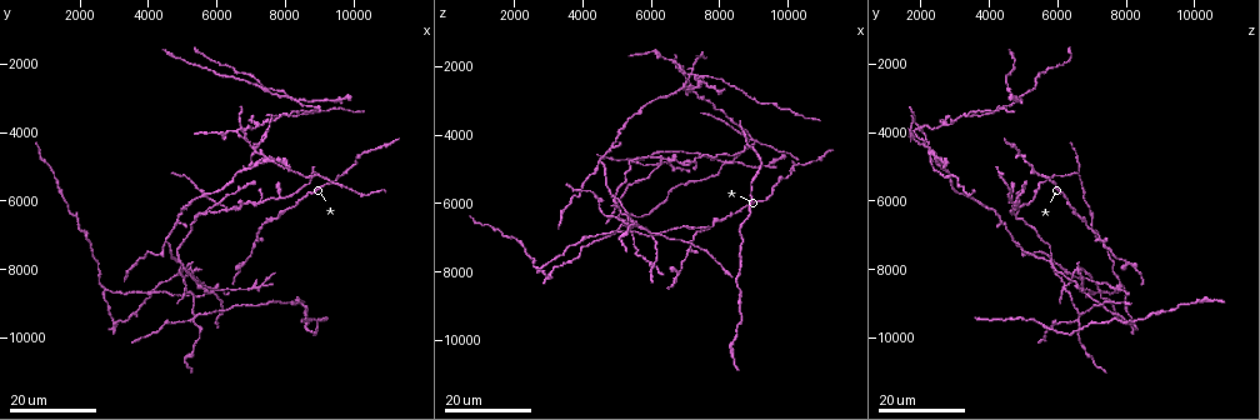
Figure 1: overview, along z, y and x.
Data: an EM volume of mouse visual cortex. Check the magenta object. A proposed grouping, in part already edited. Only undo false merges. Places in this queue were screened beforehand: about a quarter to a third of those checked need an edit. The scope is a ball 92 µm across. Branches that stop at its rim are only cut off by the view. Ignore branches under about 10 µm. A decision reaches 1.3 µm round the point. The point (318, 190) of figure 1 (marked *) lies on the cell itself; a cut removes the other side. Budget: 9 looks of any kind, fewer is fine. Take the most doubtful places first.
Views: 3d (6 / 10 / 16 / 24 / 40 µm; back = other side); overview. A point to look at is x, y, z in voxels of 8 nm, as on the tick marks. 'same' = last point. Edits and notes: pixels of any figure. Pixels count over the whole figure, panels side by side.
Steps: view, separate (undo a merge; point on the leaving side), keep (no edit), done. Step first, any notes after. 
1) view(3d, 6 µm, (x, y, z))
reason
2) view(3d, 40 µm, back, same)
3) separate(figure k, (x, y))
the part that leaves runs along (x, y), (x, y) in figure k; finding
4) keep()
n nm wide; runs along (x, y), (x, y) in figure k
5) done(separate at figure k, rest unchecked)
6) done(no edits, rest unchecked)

view(3d, 24 µm, (6200, 6300, 4700))

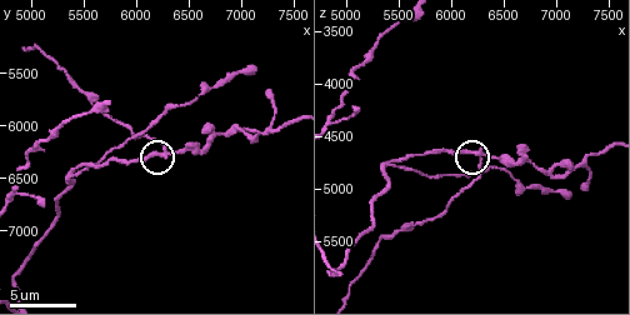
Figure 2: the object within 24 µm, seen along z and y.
view(3d, 6 µm, (6300, 6220, 4740))

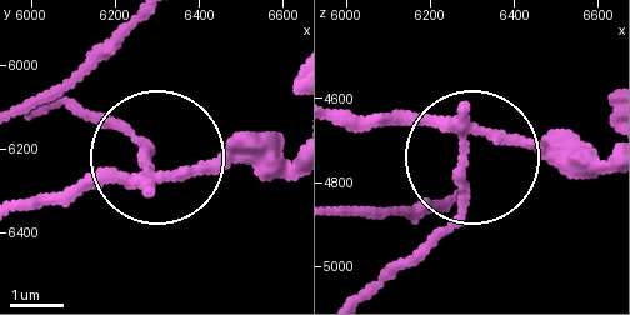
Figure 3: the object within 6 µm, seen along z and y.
separate(figure 3, (154, 154))
the part that leaves runs along (144, 179), (130, 139), (63, 108) in figure 3; two cells meet here

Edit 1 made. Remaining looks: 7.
view(3d, 16 µm, (5400, 9400, 6700))
three arms meet

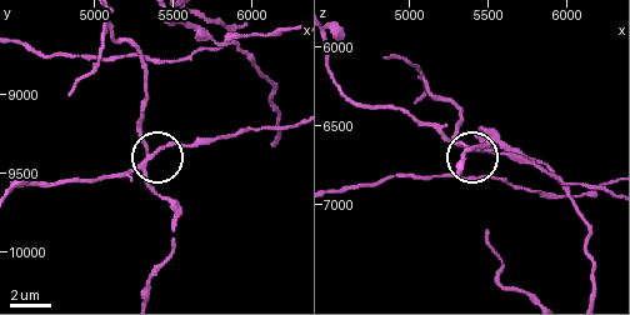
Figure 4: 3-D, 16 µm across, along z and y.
view(3d, 6 µm, same)
closer look

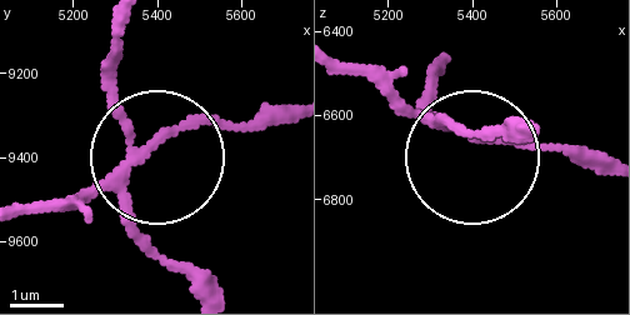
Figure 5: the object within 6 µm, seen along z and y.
separate(figure 5, (61, 203))
140 nm wide; a second cell is stuck on

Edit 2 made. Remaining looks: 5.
view(overview)

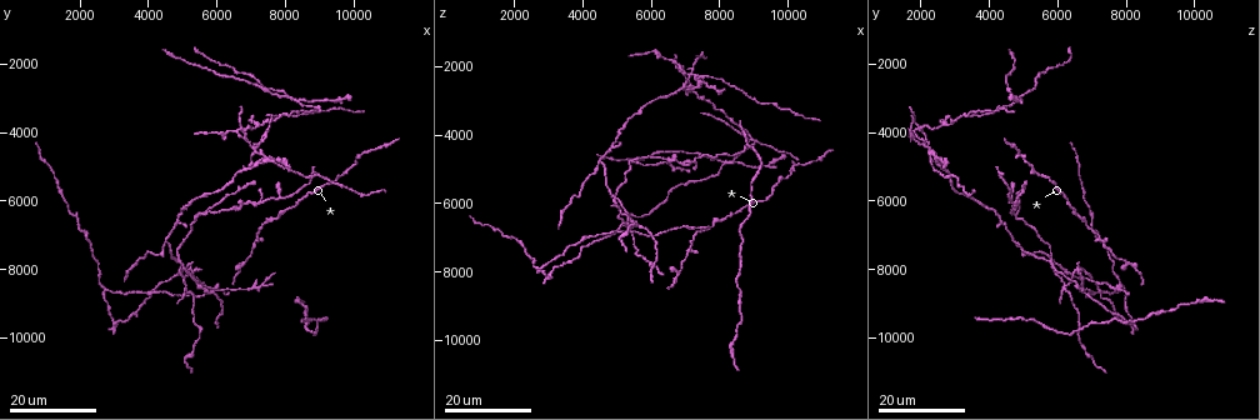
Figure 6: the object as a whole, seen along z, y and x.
view(3d, 16 µm, (5000, 8400, 6200))
three arms meet

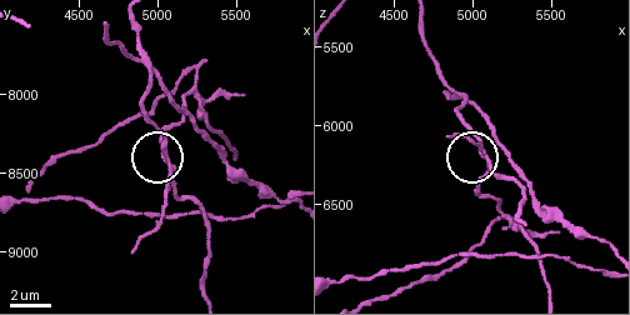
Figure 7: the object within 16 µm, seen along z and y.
view(3d, 6 µm, (5080, 8420, 6180))

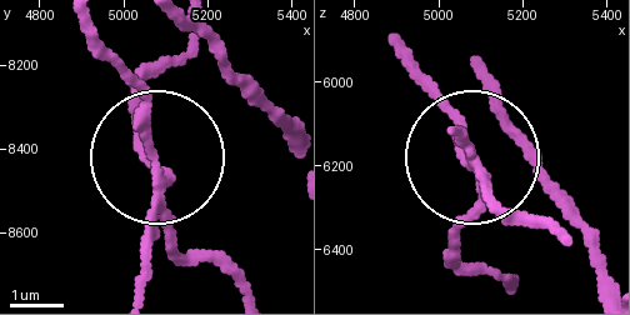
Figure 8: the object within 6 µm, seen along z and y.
separate(figure 8, (141, 258))
3 arms; two cells meet here

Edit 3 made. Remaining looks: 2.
view(3d, 6 µm, (5420, 6400, 4740))
arms part here

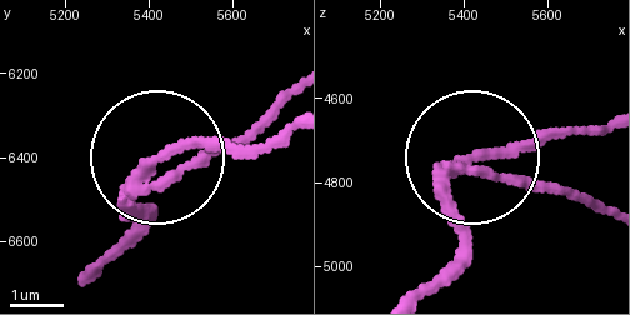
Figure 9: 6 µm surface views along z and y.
view(3d, 6 µm, back, (5435, 6410, 4750))

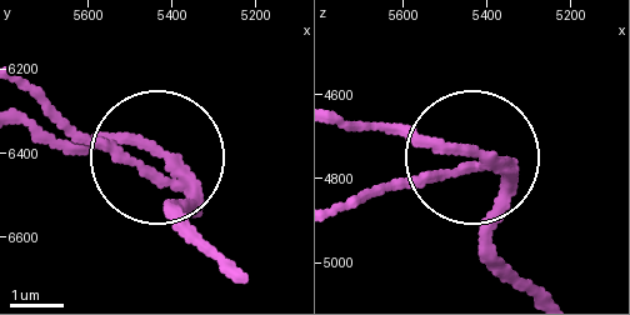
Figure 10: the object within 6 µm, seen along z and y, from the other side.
separate(figure 10, (113, 148))
180 nm wide; the part that leaves runs along (179, 185), (76, 140), (23, 90) in figure 10; two cells meet here

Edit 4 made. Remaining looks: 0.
done(separate at figure 3, separate at figure 5, separate at figure 8, separate at figure 10, rest unchecked)

